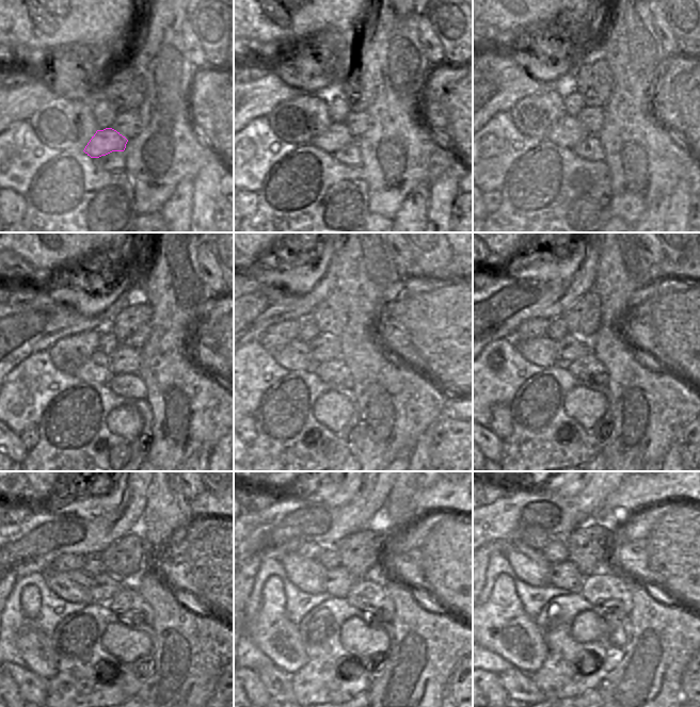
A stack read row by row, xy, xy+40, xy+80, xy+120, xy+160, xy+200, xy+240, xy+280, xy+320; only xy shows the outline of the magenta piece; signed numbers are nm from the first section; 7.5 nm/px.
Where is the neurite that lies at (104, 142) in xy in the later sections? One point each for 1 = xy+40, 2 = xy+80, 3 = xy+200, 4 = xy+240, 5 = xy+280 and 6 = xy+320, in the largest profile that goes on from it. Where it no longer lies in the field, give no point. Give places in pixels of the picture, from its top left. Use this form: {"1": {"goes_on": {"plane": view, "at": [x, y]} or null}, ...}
{"1": {"goes_on": {"plane": "xy+40", "at": [337, 135]}}, "2": {"goes_on": {"plane": "xy+80", "at": [567, 131]}}, "3": {"goes_on": {"plane": "xy+200", "at": [539, 344]}}, "4": {"goes_on": {"plane": "xy+240", "at": [61, 583]}}, "5": {"goes_on": {"plane": "xy+280", "at": [302, 572]}}, "6": {"goes_on": {"plane": "xy+320", "at": [529, 565]}}}

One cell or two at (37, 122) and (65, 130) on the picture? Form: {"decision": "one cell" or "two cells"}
{"decision": "one cell"}

